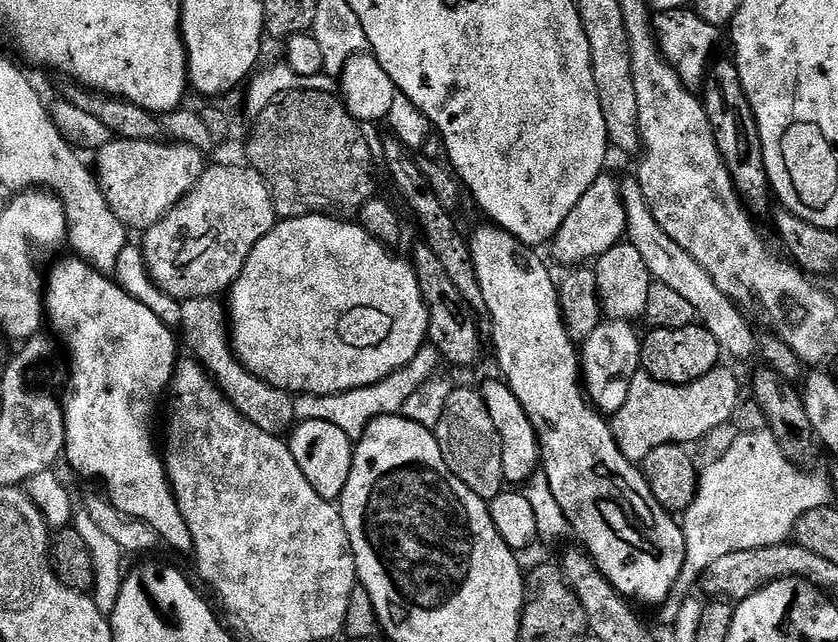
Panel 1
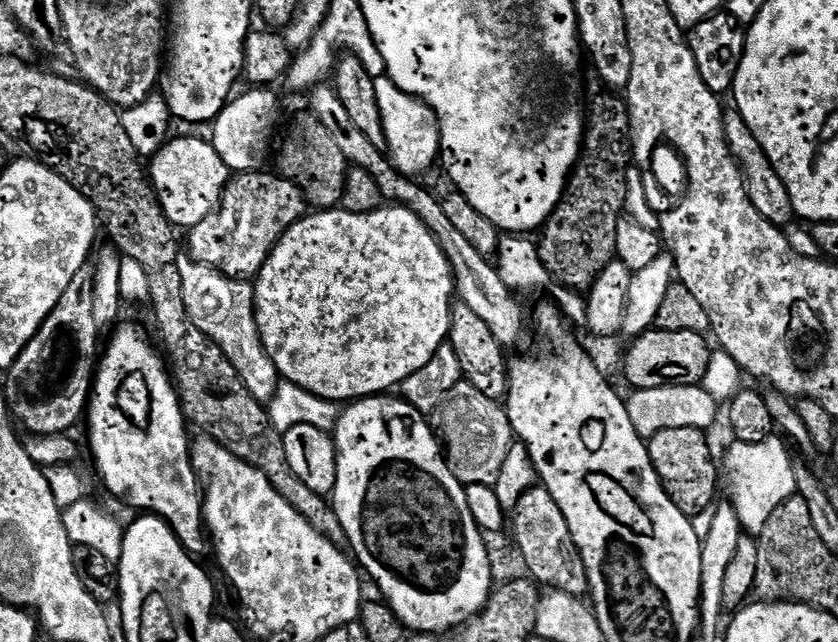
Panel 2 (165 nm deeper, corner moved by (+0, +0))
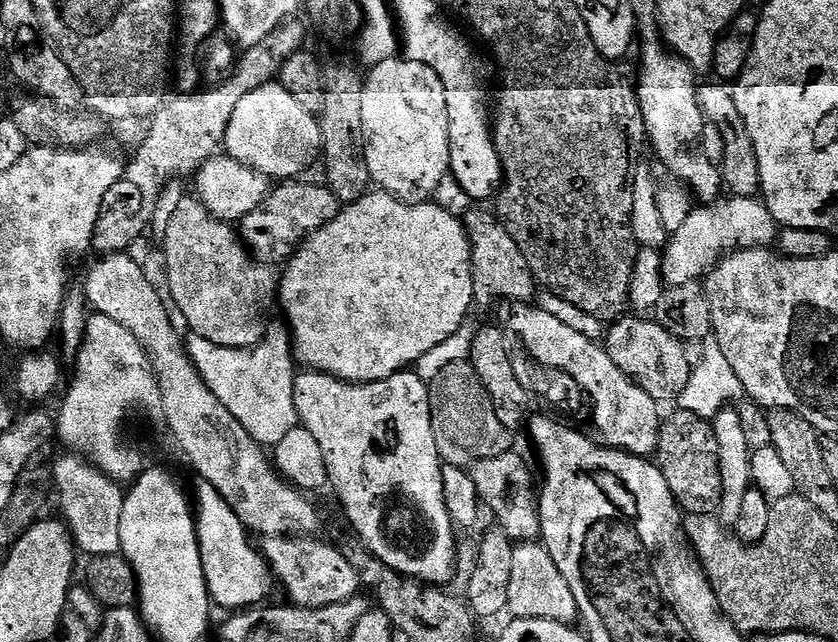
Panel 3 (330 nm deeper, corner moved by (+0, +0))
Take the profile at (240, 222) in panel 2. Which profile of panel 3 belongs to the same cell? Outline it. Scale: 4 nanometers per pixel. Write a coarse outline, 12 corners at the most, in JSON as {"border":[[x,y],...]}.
{"border":[[277,183],[239,221],[257,260],[291,260],[342,207],[323,183]]}

